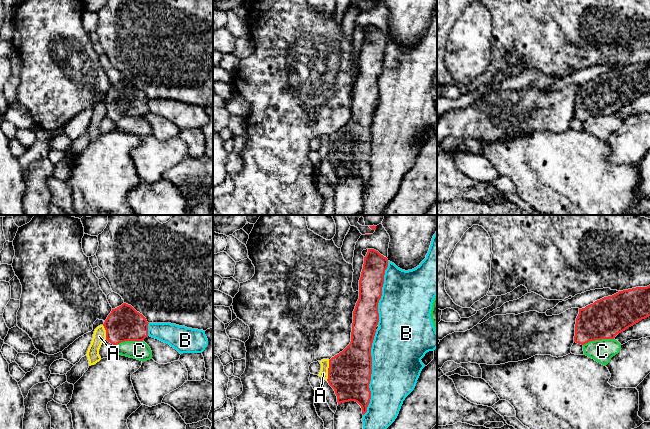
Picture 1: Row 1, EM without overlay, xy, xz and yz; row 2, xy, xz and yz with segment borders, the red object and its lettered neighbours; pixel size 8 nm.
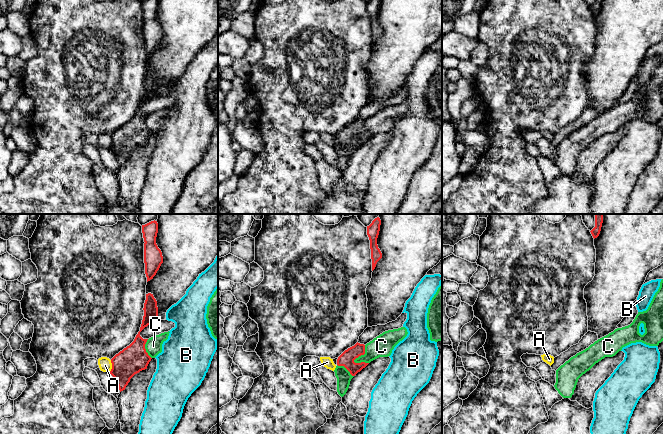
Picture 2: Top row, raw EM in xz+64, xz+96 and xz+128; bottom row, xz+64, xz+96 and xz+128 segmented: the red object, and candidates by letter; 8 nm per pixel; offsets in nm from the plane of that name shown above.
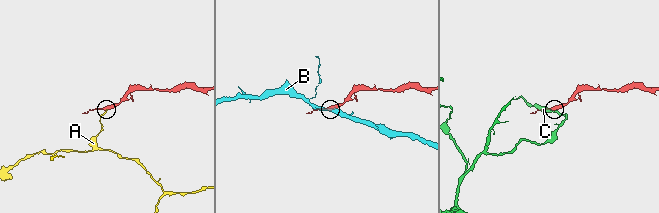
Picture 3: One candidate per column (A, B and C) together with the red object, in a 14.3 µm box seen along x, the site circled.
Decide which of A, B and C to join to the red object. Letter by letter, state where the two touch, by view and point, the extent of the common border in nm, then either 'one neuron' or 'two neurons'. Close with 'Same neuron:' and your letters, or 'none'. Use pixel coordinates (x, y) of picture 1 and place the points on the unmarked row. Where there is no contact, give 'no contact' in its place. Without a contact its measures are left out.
A: meets red in xz at (328, 146); contact 160 nm long; two neurons
B: meets red in xz at (371, 149); contact 700 nm long; two neurons
C: meets red in yz at (598, 115); contact 260 nm long; two neurons
Same neuron: none

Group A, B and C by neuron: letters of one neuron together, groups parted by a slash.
A / B / C

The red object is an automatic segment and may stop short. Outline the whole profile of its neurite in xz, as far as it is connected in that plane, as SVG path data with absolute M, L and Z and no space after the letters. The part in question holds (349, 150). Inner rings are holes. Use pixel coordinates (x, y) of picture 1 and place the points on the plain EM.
M368 25L364 33L363 45L359 56L359 75L353 87L353 99L350 120L329 136L328 159L334 165L338 180L355 177L367 188L371 175L369 160L372 150L371 124L379 98L378 79L382 72L385 46L388 35L374 25Z

